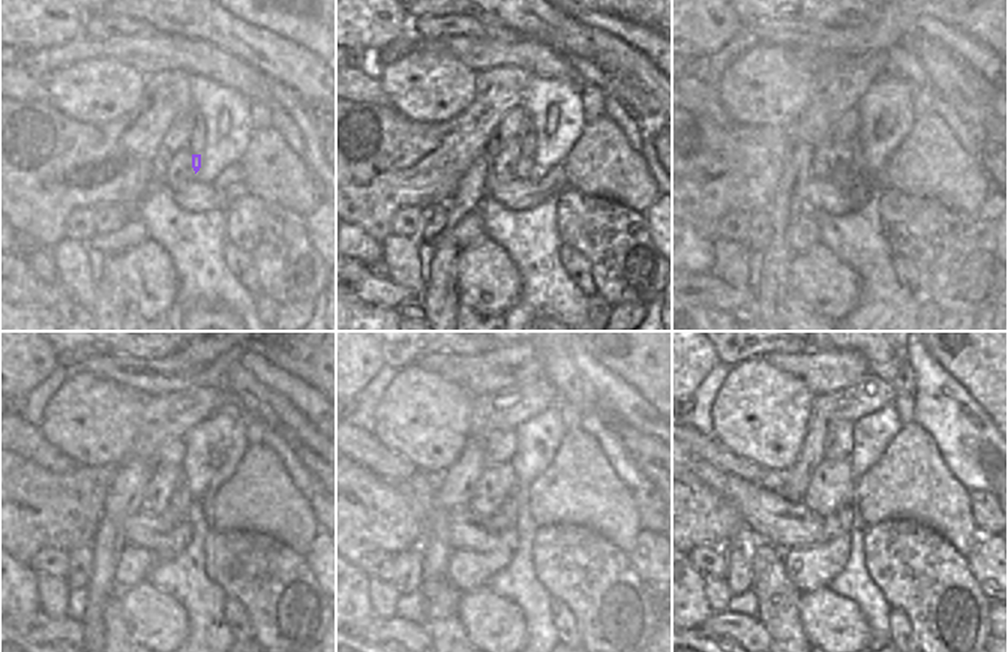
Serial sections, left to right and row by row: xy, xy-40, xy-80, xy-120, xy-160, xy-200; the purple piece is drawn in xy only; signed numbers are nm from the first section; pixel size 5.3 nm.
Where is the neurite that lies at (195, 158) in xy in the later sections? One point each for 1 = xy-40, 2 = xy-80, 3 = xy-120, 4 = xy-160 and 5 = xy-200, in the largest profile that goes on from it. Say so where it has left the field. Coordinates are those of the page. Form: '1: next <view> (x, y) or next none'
1: next xy-40 (524, 165)
2: next xy-80 (852, 171)
3: next xy-120 (176, 510)
4: next xy-160 (506, 517)
5: next xy-200 (839, 522)

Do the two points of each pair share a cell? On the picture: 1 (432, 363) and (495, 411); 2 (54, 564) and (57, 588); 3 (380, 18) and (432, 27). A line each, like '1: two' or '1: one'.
1: two
2: two
3: two

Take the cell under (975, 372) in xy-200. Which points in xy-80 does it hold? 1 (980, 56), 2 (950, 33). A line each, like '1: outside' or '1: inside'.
1: outside
2: outside

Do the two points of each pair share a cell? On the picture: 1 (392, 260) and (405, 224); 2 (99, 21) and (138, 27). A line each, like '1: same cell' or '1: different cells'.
1: different cells
2: same cell

